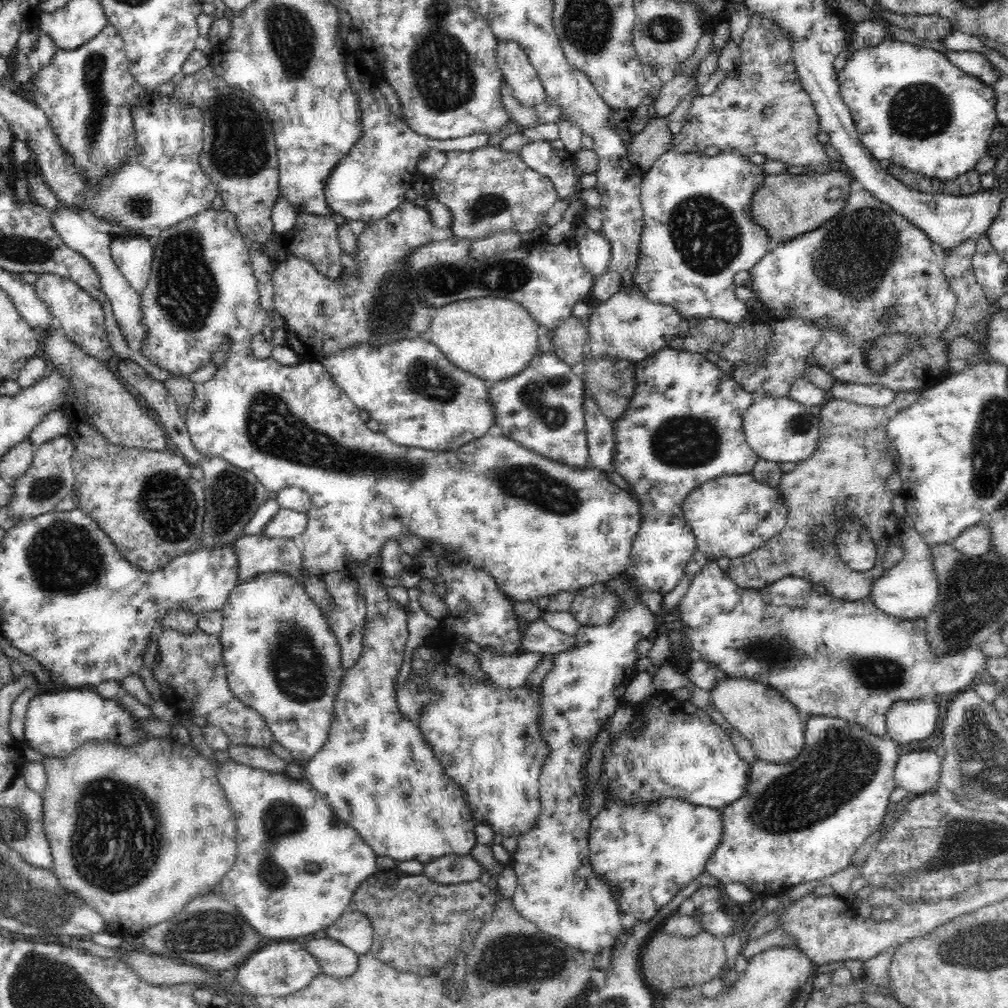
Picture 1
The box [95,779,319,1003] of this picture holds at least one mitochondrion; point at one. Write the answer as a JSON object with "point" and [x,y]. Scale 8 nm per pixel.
{"point":[210,932]}

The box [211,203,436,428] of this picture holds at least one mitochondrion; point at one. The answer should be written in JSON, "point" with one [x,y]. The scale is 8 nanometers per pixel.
{"point":[392,309]}

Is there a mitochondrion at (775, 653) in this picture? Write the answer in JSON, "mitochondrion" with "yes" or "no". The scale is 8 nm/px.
{"mitochondrion":"yes"}

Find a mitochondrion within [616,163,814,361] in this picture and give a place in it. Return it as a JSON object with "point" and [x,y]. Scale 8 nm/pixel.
{"point":[706,236]}

